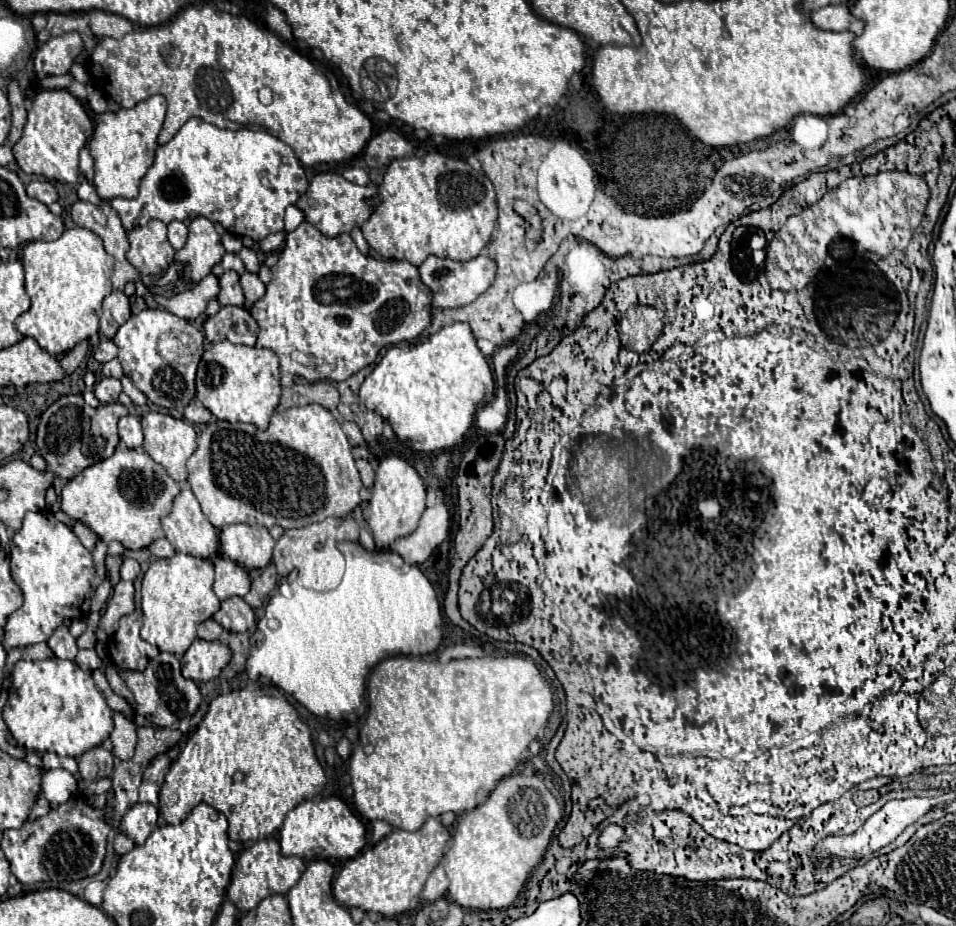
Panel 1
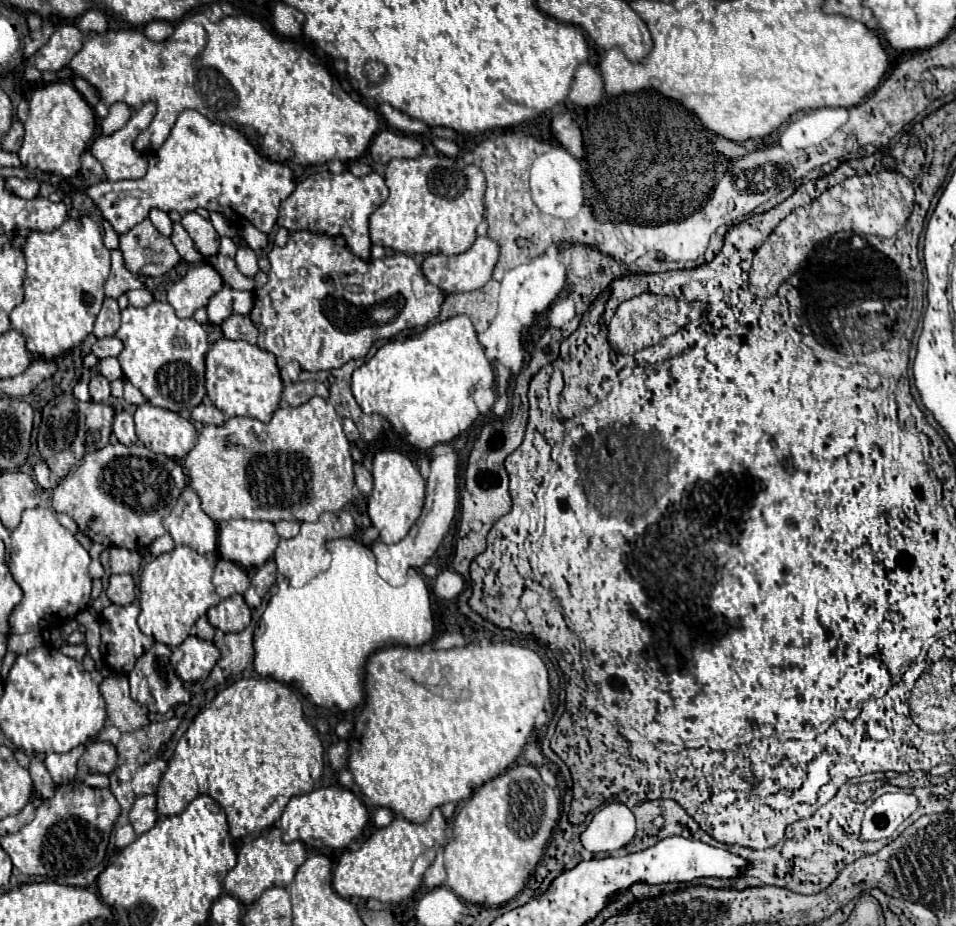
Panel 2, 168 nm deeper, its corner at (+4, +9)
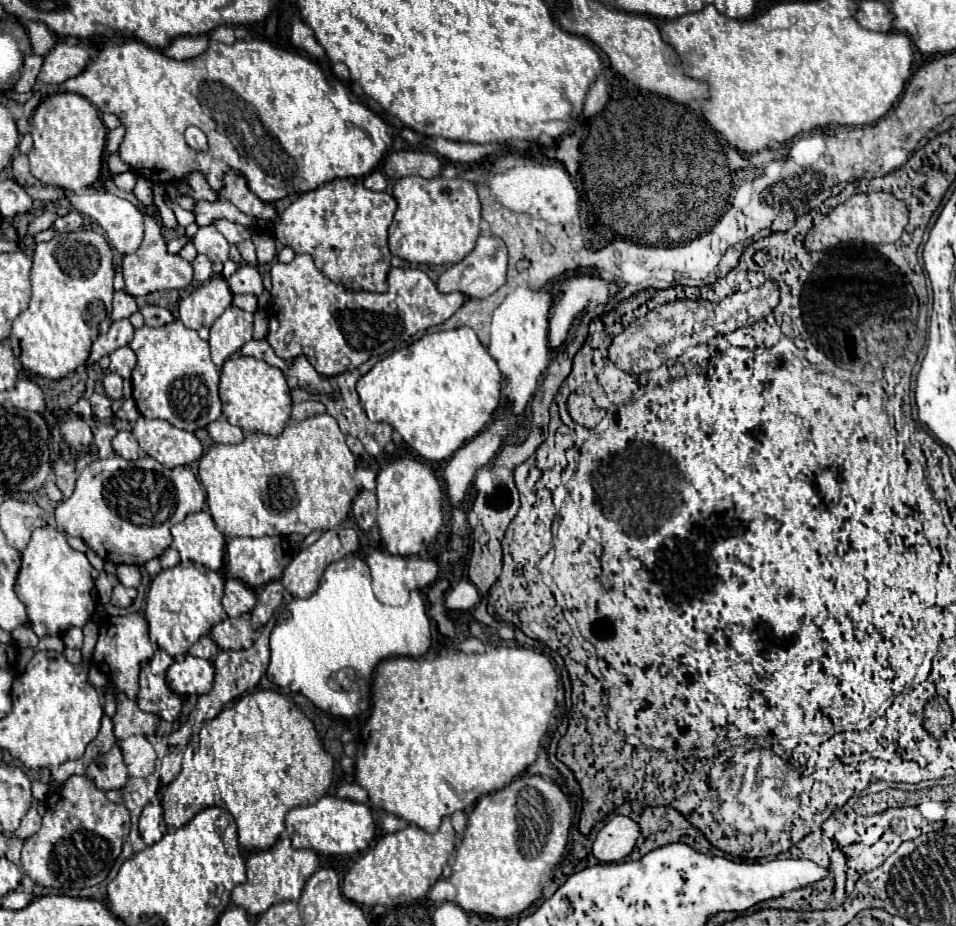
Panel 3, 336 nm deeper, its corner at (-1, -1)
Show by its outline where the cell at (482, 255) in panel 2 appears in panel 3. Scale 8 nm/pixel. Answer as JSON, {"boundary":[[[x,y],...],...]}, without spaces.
{"boundary":[[[479,235],[477,247],[459,263],[451,265],[437,281],[437,287],[441,293],[453,293],[461,291],[465,297],[489,297],[493,295],[501,285],[505,285],[505,275],[507,275],[507,245],[499,237],[487,237]]]}

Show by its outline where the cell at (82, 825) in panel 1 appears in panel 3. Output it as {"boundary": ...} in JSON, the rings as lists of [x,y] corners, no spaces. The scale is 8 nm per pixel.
{"boundary":[[[71,775],[47,797],[45,807],[41,829],[23,841],[23,871],[37,885],[53,889],[85,889],[105,881],[131,829],[127,807],[111,803],[105,793],[83,775]]]}

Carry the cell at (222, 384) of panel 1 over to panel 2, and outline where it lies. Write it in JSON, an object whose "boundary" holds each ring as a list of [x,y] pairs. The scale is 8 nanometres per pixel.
{"boundary":[[[218,339],[206,355],[206,397],[226,417],[252,417],[262,423],[272,419],[280,403],[282,381],[276,367],[276,357],[246,341]]]}

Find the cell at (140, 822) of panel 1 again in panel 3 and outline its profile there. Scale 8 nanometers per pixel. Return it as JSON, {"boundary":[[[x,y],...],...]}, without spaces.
{"boundary":[[[149,803],[143,809],[141,817],[139,817],[139,833],[141,833],[143,841],[147,845],[157,843],[163,837],[165,829],[167,829],[167,825],[163,821],[163,809],[161,809],[161,805],[159,803]]]}

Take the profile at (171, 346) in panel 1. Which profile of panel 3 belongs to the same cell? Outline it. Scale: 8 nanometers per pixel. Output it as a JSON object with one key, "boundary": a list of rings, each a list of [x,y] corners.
{"boundary":[[[175,321],[171,325],[153,329],[143,327],[135,331],[133,341],[129,347],[137,355],[137,367],[133,371],[133,399],[139,409],[139,413],[147,419],[165,419],[171,425],[183,429],[183,431],[197,431],[207,427],[207,423],[215,421],[221,415],[221,399],[219,399],[219,371],[215,369],[211,357],[209,357],[209,343],[203,341],[197,331],[183,327],[181,321]]]}

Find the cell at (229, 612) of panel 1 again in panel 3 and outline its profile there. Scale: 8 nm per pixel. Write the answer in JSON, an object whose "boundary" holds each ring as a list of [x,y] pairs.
{"boundary":[[[241,615],[239,619],[225,619],[211,629],[211,639],[225,649],[237,651],[247,649],[253,645],[253,629],[251,629],[251,615]]]}

